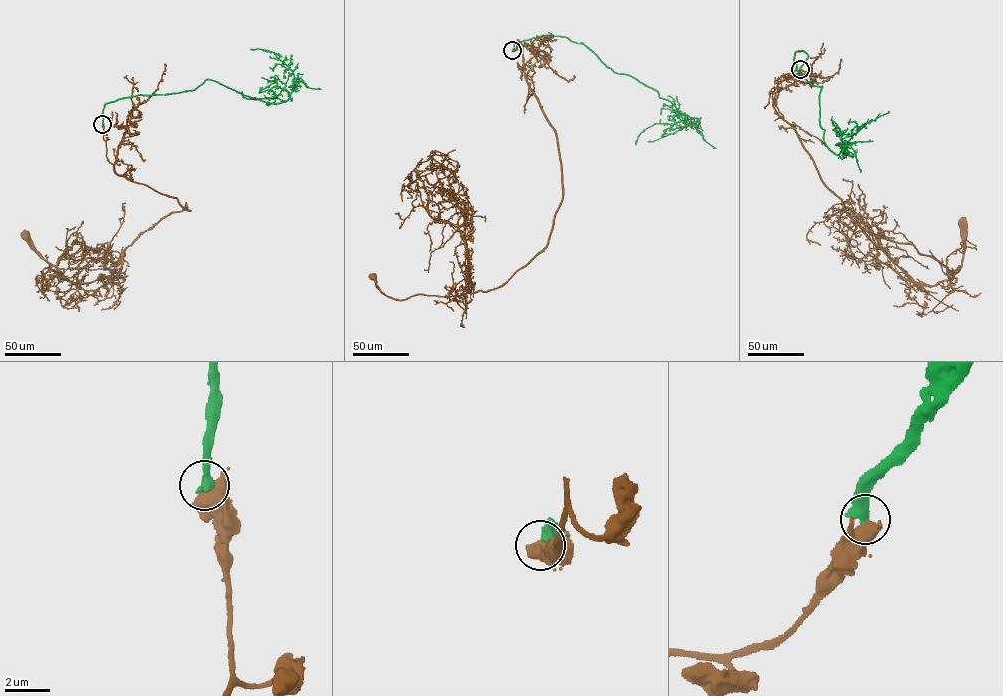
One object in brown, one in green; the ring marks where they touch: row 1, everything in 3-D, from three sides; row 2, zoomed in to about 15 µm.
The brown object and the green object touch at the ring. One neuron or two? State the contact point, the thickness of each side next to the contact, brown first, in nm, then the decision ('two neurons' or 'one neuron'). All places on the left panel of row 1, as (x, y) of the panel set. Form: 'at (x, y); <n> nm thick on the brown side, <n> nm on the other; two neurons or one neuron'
at (102, 124); 700 nm thick on the brown side, 480 nm on the other; two neurons

